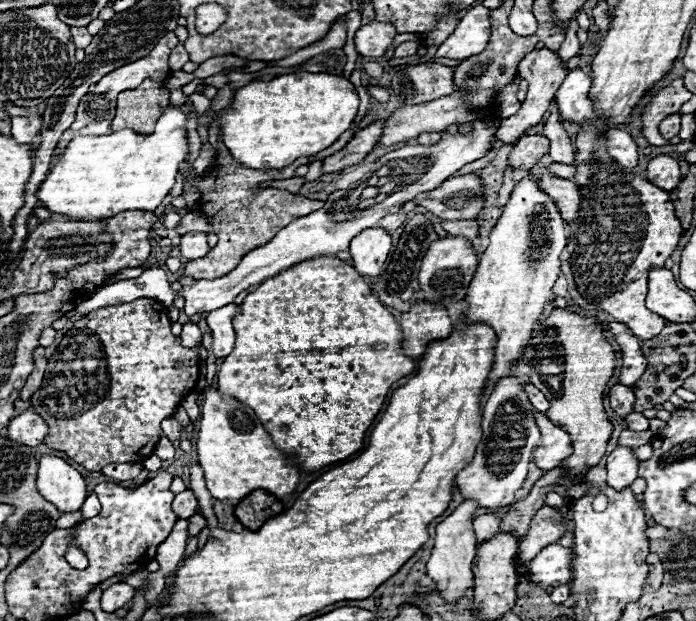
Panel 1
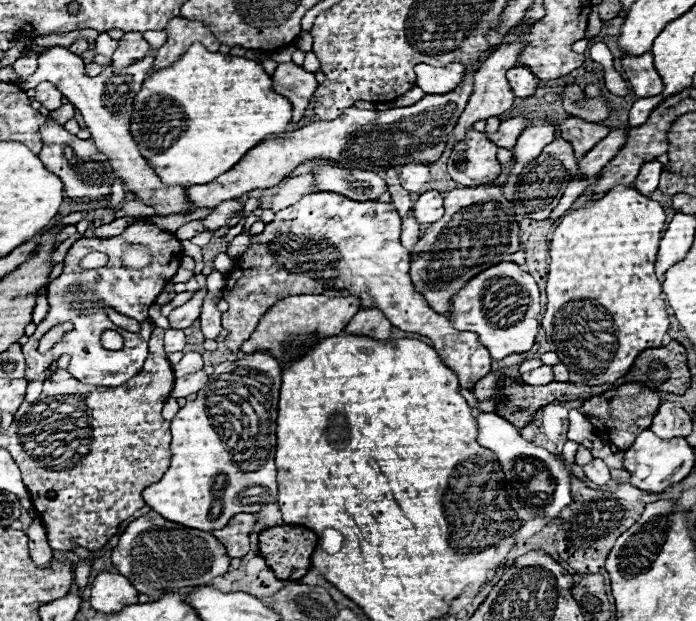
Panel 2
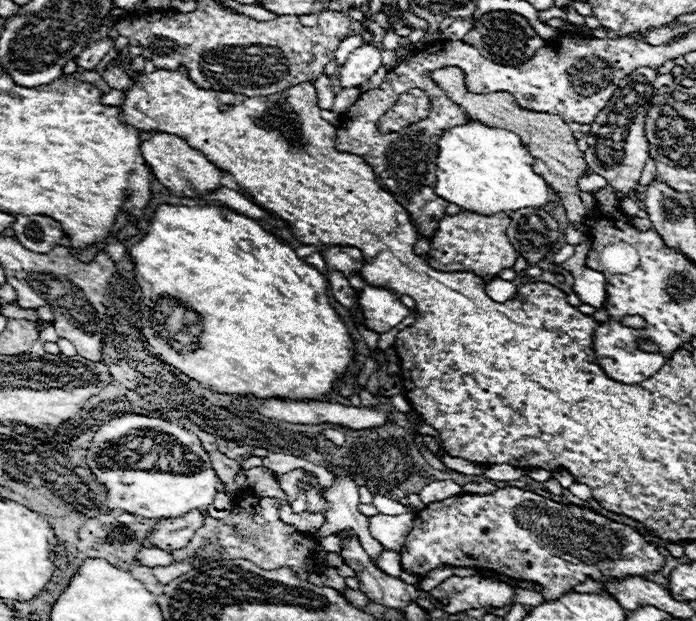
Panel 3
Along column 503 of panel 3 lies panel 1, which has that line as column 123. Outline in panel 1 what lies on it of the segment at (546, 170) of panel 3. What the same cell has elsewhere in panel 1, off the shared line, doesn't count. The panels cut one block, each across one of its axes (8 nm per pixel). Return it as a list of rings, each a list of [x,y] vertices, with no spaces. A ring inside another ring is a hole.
[[[144,80],[138,88],[120,92],[116,100],[116,118],[112,120],[112,130],[132,128],[136,132],[154,132],[160,112],[168,102],[170,92],[162,82]]]

